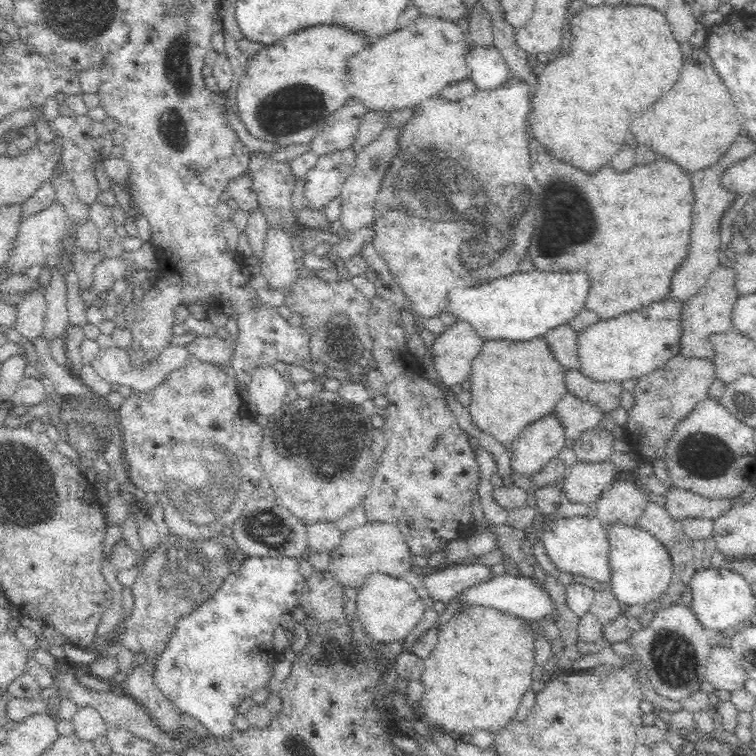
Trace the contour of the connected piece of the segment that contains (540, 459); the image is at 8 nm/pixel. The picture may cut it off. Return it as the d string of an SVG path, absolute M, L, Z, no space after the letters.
M554 411L529 422L522 435L514 440L513 456L510 461L512 471L521 474L534 474L550 459L557 458L565 447L566 429L564 419Z

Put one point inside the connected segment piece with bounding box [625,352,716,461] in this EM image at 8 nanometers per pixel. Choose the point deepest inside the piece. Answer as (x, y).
(663, 396)

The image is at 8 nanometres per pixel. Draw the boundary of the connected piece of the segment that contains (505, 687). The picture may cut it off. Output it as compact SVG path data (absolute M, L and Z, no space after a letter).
M474 603L462 606L454 617L443 618L440 625L436 648L424 662L426 666L421 680L425 691L414 707L423 714L422 719L427 723L442 727L455 736L469 737L476 730L493 733L515 716L522 693L533 681L536 629L518 615Z

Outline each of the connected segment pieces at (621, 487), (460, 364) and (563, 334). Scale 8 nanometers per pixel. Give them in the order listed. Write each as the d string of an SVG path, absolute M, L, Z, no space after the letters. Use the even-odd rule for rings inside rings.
M632 480L613 481L604 489L594 504L596 518L602 525L612 524L614 520L637 525L646 508L648 497L644 490Z
M460 318L446 332L436 336L431 348L432 359L438 376L445 384L448 386L460 384L469 378L474 359L480 354L485 339L470 321Z
M570 323L563 324L550 330L546 334L550 341L556 357L567 369L580 369L582 366L582 353L580 353L580 331L570 326Z

